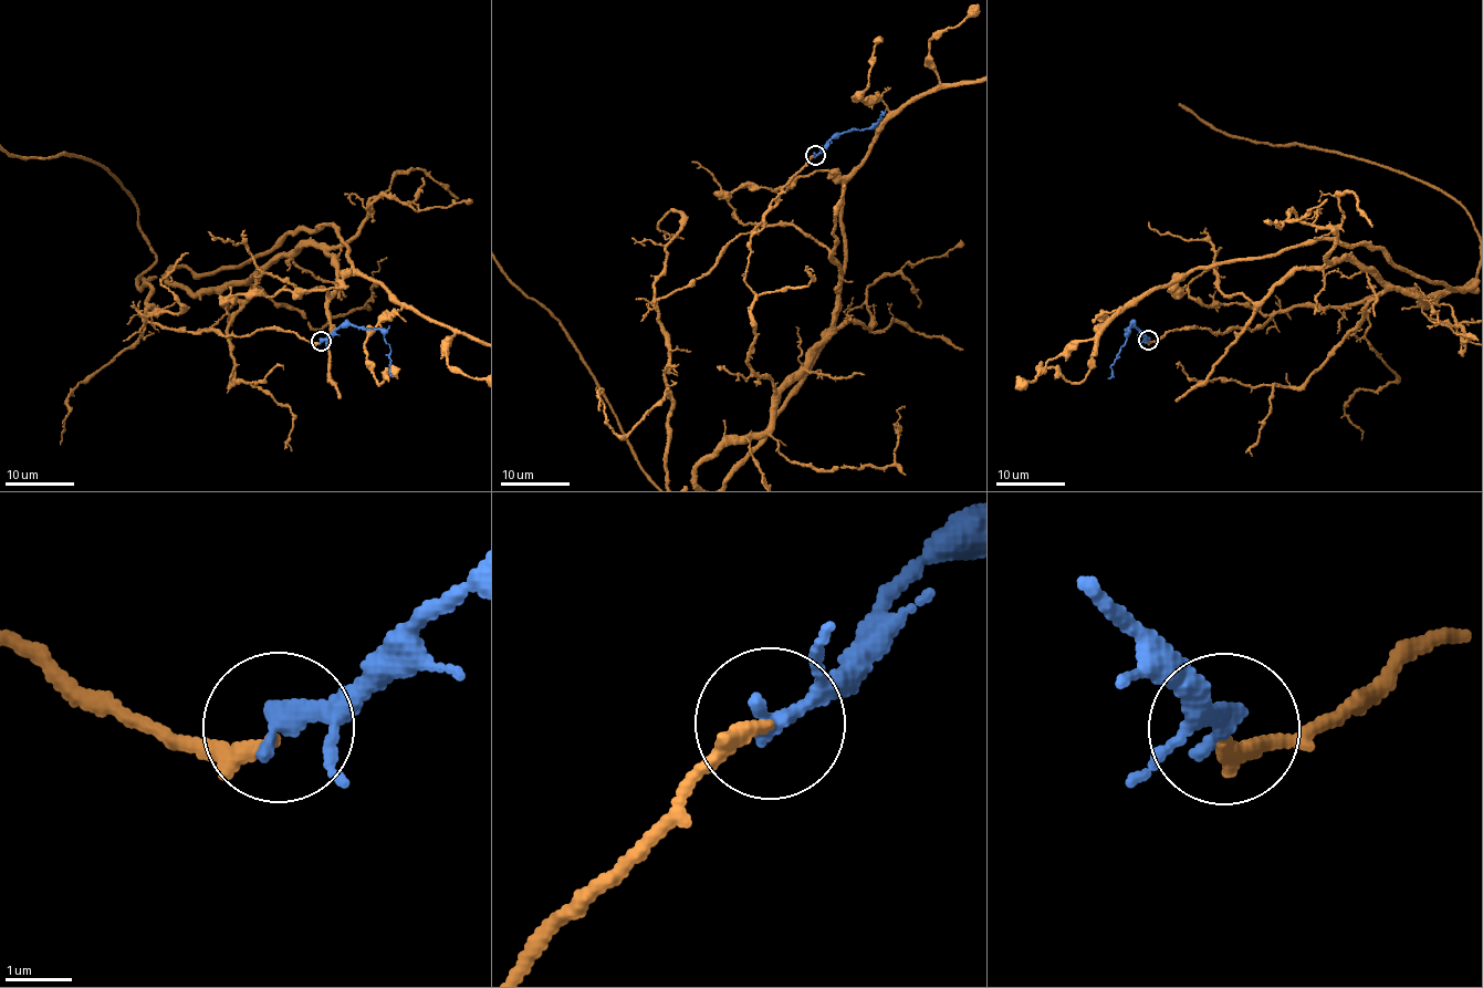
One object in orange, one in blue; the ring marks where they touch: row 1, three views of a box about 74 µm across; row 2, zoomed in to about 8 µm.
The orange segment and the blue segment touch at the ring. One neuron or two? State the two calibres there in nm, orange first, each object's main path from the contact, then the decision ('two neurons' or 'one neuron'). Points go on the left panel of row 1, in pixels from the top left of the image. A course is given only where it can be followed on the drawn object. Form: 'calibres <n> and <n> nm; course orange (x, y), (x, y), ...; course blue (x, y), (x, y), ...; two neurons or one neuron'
calibres 240 and 240 nm; course orange (320, 341), (146, 319), (150, 292), (136, 280), (156, 260), (137, 204), (104, 166), (12, 156); course blue (320, 341), (341, 326), (378, 329), (392, 351), (388, 364), (393, 377); two neurons

